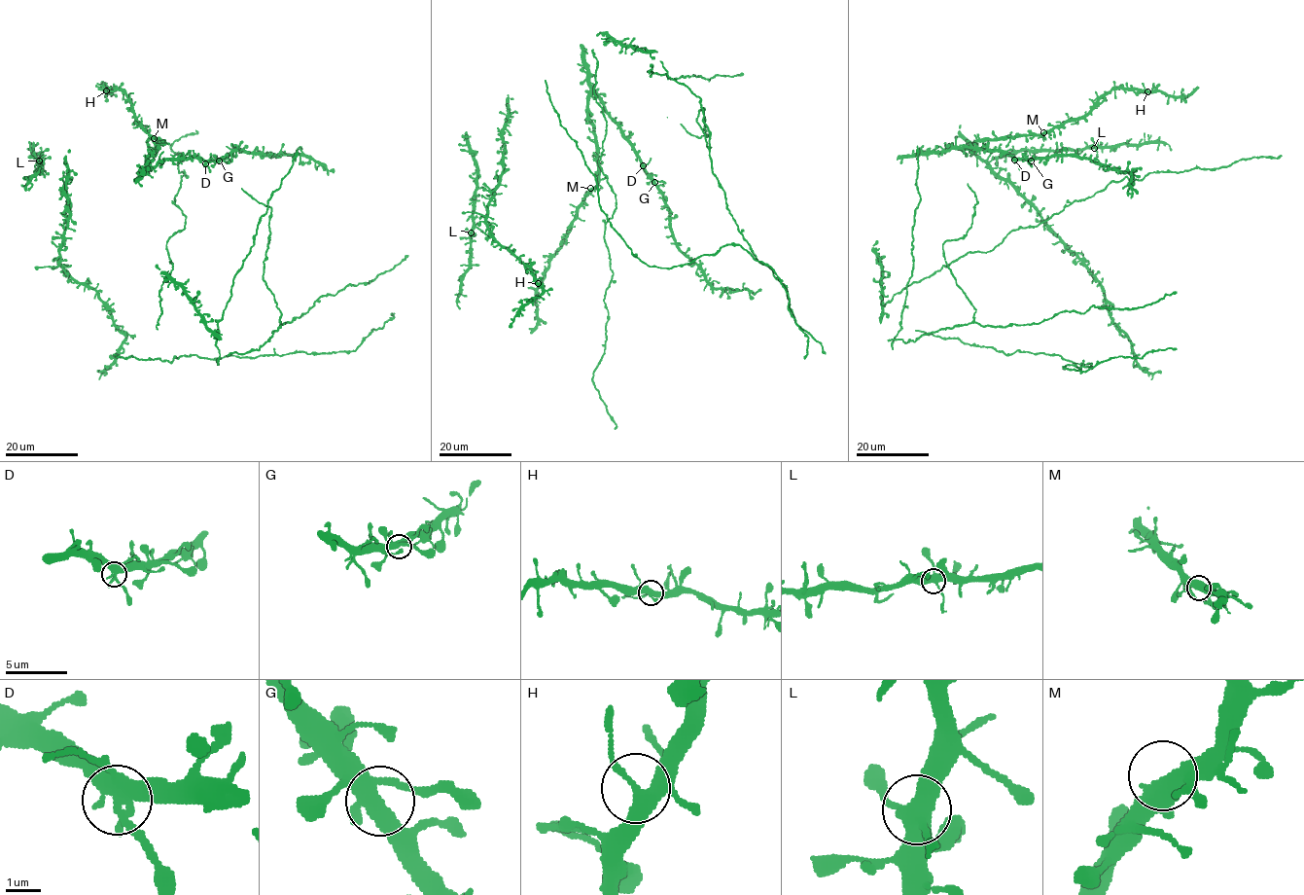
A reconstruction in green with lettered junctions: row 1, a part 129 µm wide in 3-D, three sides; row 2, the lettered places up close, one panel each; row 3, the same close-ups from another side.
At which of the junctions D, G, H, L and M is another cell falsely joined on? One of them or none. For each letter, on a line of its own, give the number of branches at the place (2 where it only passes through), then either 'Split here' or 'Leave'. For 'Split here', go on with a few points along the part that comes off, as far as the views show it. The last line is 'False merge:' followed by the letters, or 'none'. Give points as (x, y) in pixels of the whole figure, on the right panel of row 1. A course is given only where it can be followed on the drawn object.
D: Branches: 4. Leave
G: Branches: 4. Leave
H: Branches: 4. Leave
L: Branches: 4. Leave
M: Branches: 4. Leave
False merge: none

